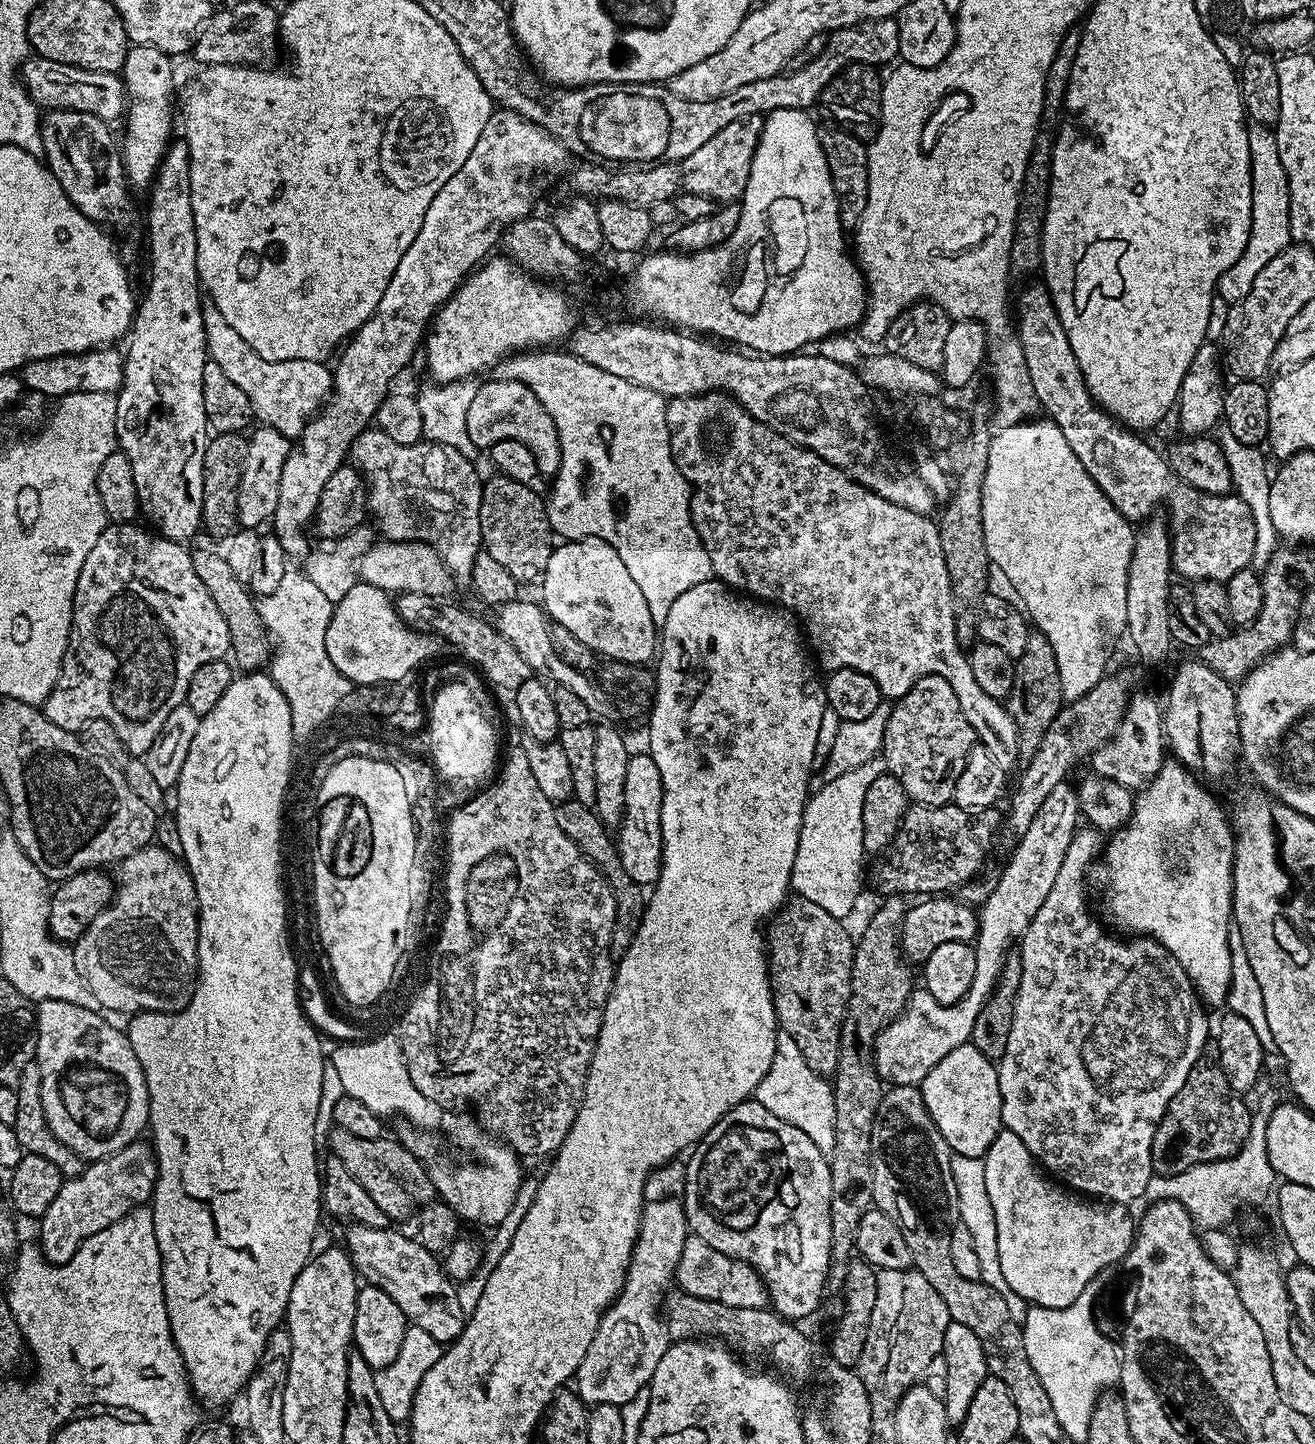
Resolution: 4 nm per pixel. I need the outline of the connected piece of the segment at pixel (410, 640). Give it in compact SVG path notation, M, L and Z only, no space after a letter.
M357 582L341 601L334 604L330 626L326 626L326 652L330 654L330 662L334 662L334 666L338 666L338 670L356 686L383 686L411 677L412 671L426 663L439 648L442 644L437 637L416 631L402 619L389 593L363 582Z

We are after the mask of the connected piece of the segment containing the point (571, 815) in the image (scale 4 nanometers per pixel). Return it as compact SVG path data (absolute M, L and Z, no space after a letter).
M569 798L557 803L555 810L558 826L562 826L566 838L570 838L570 842L574 842L578 846L578 850L582 850L584 857L596 865L598 871L606 878L608 885L612 887L616 913L614 914L614 934L610 942L610 954L613 961L619 962L626 954L626 950L630 950L630 942L637 930L640 929L646 903L645 889L638 882L634 882L634 878L630 878L630 874L626 874L625 868L622 867L622 858L618 858L615 839L589 805L580 804L575 798Z

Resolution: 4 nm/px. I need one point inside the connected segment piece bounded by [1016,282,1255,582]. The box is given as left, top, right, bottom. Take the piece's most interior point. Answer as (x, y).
(1212, 535)

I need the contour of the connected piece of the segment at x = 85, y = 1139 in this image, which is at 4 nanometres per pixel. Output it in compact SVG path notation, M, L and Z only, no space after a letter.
M42 1000L36 1008L36 1059L42 1074L42 1110L54 1138L85 1162L100 1160L114 1154L141 1135L148 1128L148 1087L138 1054L130 1046L123 1027L115 1028L107 1015L86 1010L61 1000Z

